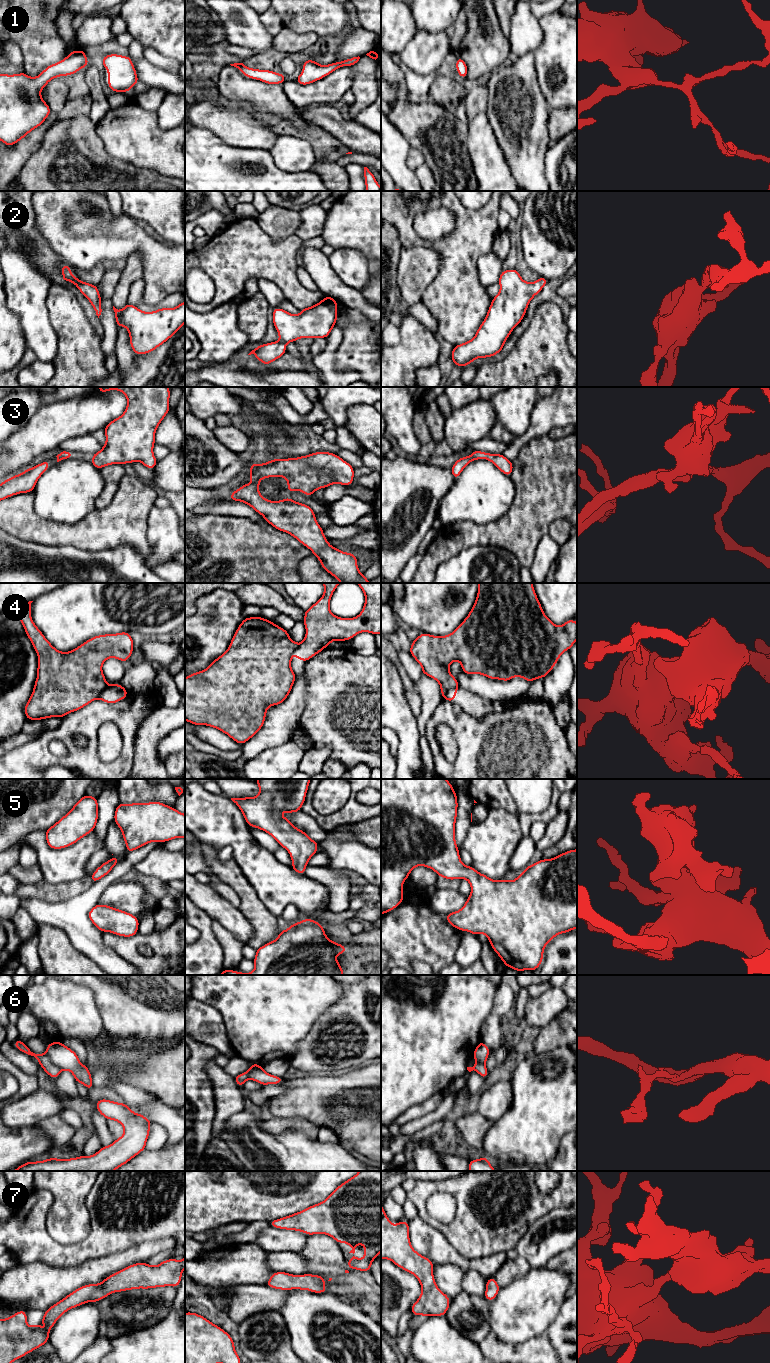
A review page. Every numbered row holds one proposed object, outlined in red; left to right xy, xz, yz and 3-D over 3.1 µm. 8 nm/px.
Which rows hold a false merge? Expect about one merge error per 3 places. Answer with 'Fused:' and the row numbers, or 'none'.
Fused: 6

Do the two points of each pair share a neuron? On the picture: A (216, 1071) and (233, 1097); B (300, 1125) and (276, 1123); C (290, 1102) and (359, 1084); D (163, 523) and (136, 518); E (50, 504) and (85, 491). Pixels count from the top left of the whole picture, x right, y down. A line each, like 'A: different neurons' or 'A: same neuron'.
A: same neuron
B: same neuron
C: same neuron
D: different neurons
E: same neuron

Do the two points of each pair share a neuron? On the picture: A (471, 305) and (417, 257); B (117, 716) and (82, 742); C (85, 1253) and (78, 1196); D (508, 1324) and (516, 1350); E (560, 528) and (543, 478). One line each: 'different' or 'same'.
A: different
B: different
C: different
D: different
E: different

